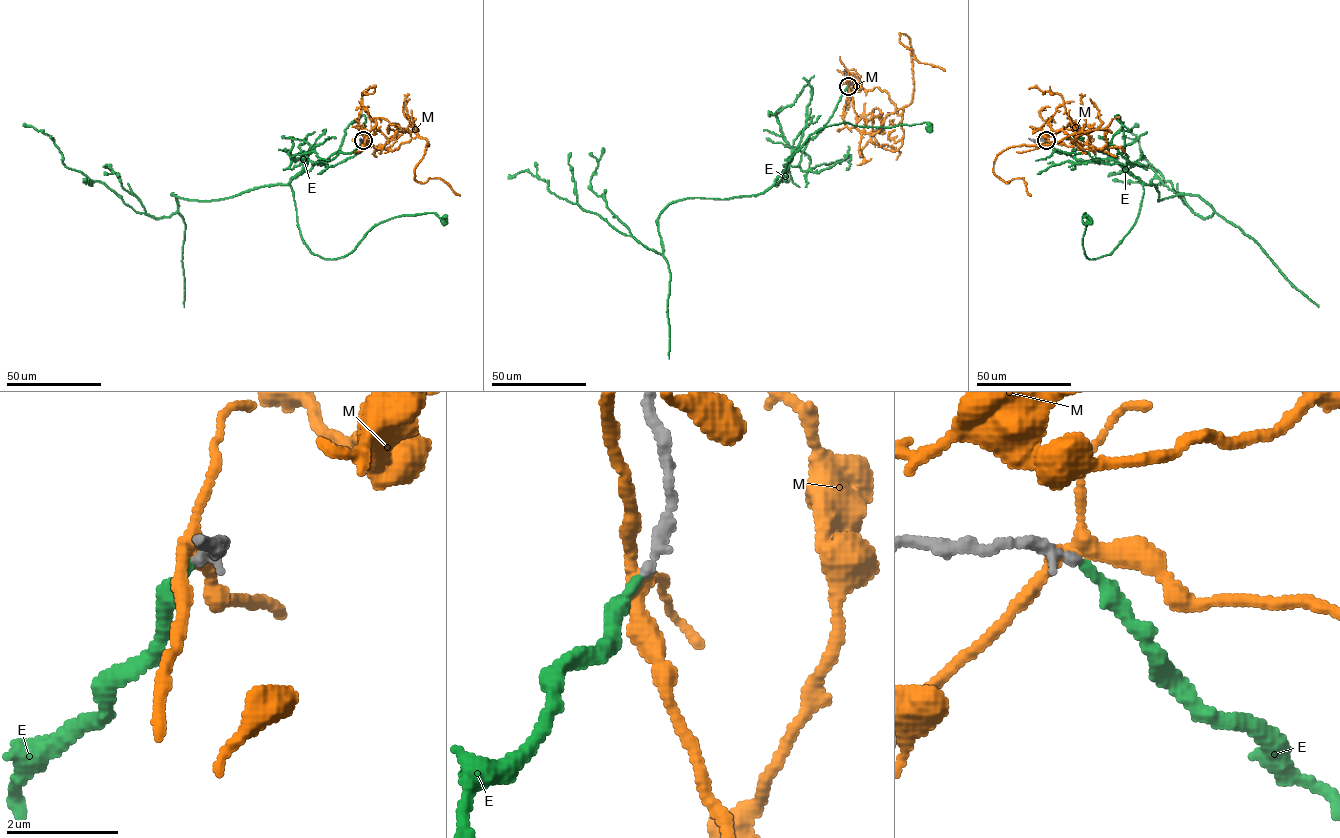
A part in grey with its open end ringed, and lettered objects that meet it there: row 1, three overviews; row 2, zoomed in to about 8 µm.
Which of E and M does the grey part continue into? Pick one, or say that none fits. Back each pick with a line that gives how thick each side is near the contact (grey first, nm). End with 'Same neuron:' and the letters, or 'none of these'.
E: 220/240 nm
Same neuron: E

